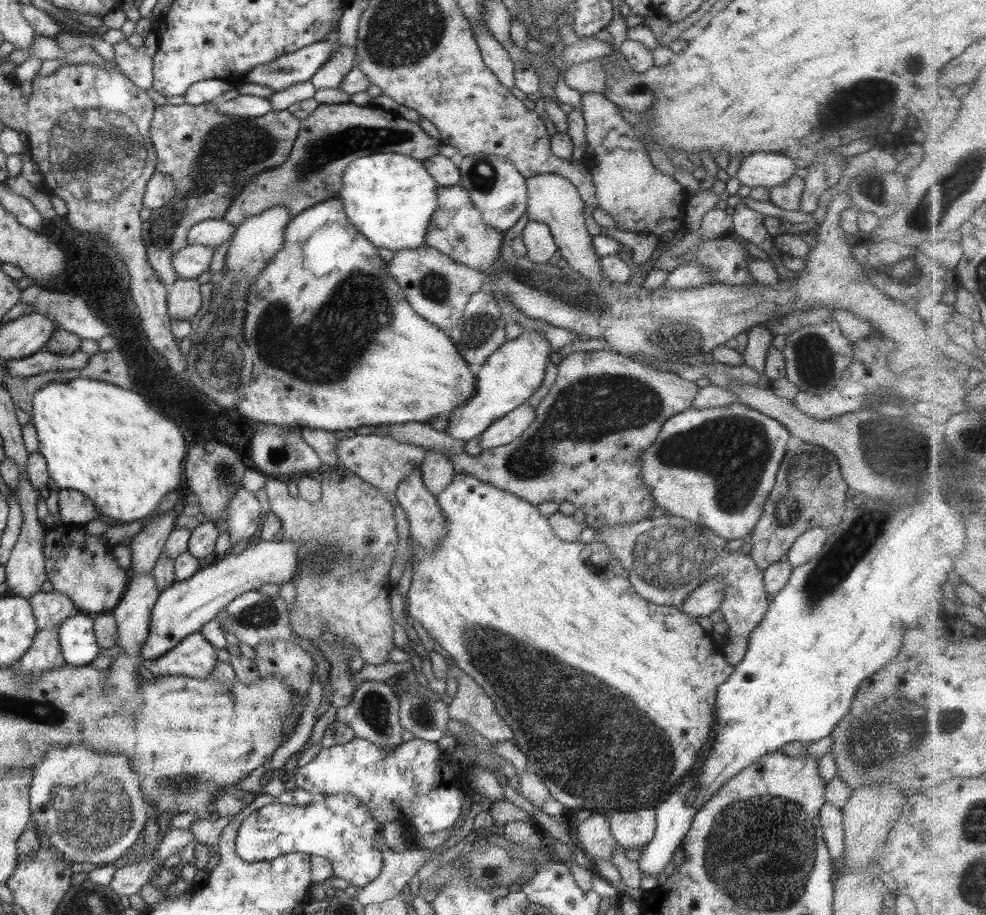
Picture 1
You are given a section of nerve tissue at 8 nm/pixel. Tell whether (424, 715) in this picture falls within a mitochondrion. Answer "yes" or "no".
yes

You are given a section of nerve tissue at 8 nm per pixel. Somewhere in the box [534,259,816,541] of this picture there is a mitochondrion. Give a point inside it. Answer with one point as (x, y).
(736, 450)

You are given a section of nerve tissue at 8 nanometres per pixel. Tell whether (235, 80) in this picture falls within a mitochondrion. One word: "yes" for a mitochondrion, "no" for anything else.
no

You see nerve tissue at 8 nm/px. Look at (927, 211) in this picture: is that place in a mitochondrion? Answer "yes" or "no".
yes

